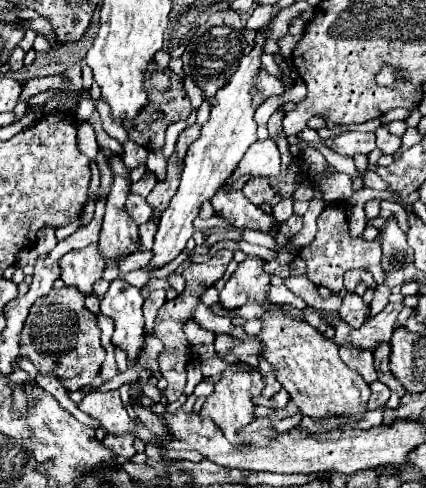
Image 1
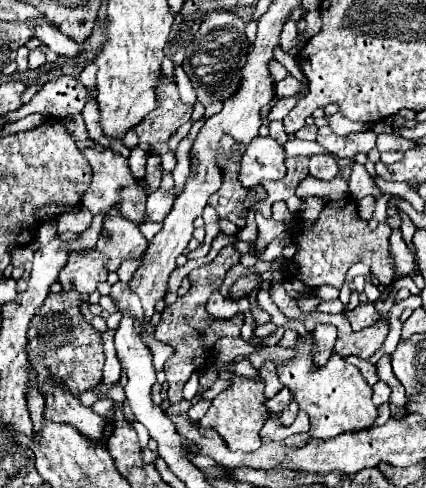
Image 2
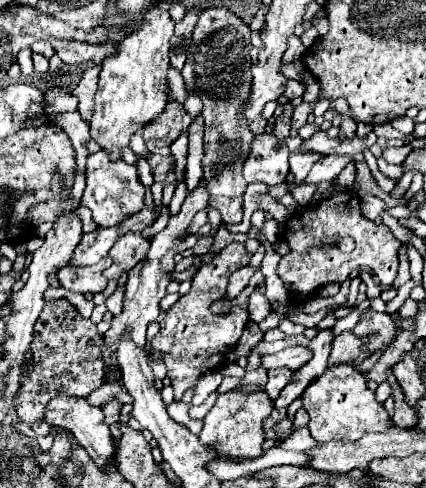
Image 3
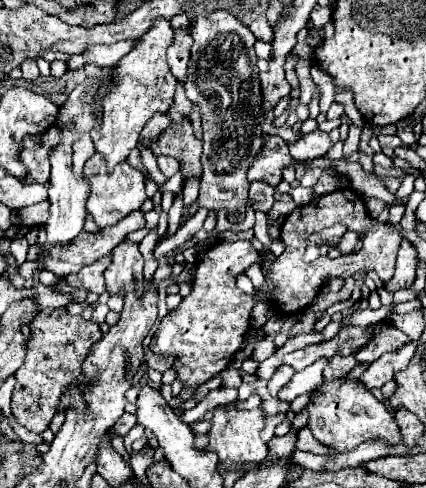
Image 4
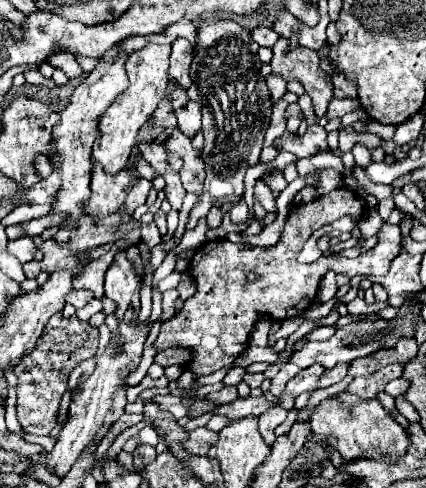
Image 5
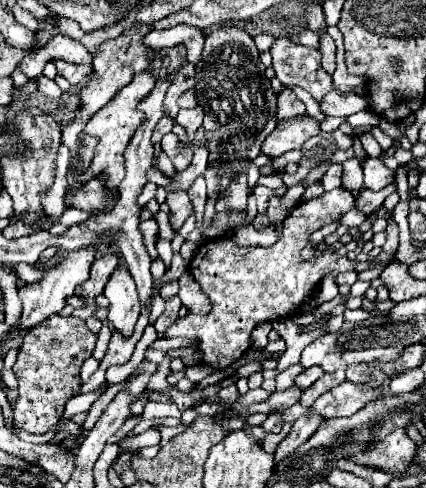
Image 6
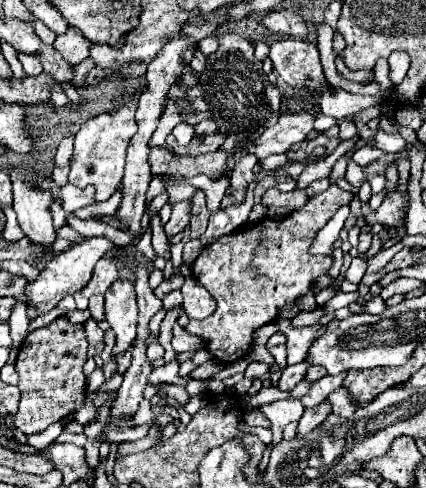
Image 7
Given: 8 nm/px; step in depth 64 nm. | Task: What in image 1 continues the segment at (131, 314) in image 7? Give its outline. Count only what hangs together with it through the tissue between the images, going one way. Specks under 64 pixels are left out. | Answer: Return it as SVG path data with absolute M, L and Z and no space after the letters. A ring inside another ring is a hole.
M114 176L98 240L104 258L118 258L120 254L132 254L138 250L138 226L126 212L128 192L128 178Z

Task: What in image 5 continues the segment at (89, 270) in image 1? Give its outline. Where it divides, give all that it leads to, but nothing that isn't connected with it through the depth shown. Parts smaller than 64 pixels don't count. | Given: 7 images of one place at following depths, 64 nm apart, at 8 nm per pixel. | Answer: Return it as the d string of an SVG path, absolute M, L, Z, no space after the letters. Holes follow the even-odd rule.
M114 246L110 252L106 252L106 255L102 256L100 260L92 260L90 264L86 264L84 270L80 272L80 276L74 276L72 286L76 290L86 288L94 294L94 298L102 298L104 296L104 274L106 274L108 266L112 264L116 250L118 250L118 246Z

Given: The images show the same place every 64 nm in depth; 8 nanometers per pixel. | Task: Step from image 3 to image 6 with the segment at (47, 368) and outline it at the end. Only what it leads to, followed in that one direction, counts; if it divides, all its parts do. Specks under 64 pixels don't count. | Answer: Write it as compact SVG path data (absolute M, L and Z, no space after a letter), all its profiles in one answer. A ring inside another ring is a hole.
M50 316L32 334L32 348L20 350L20 360L13 366L18 381L18 400L14 404L14 424L30 434L44 434L62 418L66 400L80 386L78 372L96 348L96 334L76 316Z

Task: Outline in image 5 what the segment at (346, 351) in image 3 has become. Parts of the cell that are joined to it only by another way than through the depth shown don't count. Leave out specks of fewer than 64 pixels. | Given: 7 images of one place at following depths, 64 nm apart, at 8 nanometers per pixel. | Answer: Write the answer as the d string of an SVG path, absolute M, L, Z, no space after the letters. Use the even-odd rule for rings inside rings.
M338 364L336 368L328 368L324 370L320 382L318 382L318 388L326 388L326 386L332 386L332 384L338 384L340 380L344 380L344 376L348 374L348 364Z

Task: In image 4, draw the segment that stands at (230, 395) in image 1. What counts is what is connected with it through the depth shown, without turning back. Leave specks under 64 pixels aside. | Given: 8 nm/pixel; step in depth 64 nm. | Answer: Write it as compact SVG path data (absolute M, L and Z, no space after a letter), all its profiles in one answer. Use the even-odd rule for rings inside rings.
M236 402L230 404L220 404L212 410L212 420L210 420L210 430L208 430L208 450L216 452L218 458L226 464L240 466L244 462L260 462L268 454L266 442L260 438L264 426L266 426L266 416L264 408L258 406L254 410L242 410L236 408Z

